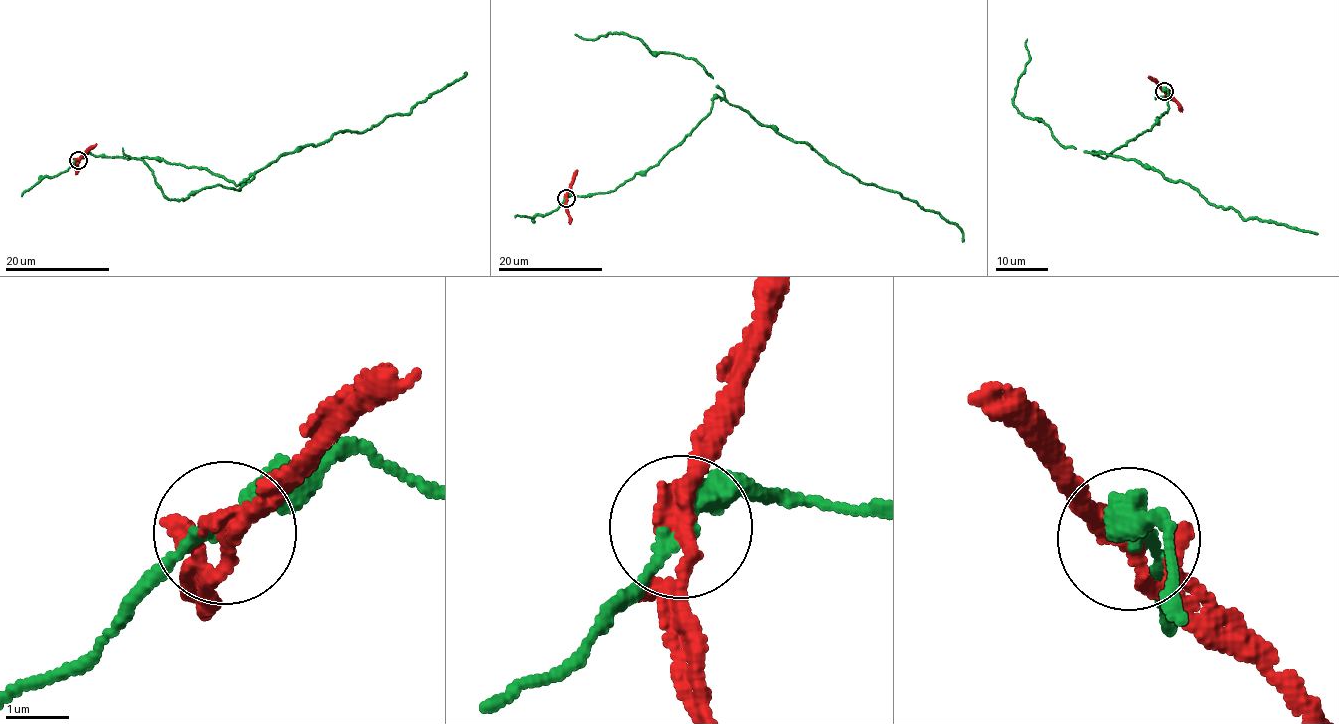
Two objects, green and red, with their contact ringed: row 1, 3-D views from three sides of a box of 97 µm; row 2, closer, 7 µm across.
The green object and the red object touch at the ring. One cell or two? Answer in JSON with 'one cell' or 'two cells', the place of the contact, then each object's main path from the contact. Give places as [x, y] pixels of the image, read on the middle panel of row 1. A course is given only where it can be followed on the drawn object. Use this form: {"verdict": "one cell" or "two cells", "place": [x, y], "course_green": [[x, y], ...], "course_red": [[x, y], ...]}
{"verdict": "two cells", "place": [566, 198], "course_green": [[565, 197], [608, 193], [644, 173], [718, 96], [861, 182], [934, 211], [963, 242]], "course_red": [[566, 198], [577, 169]]}

